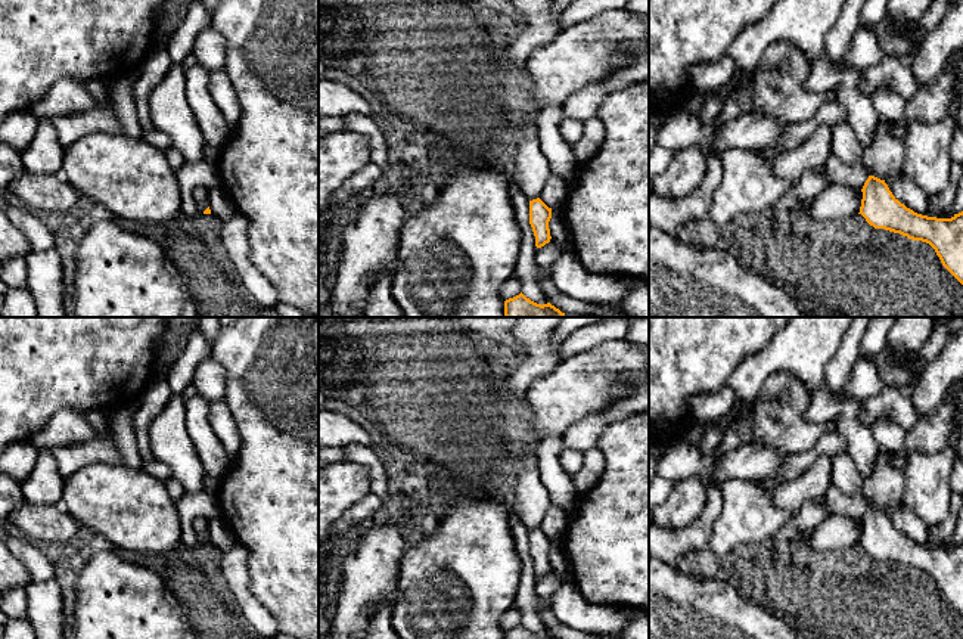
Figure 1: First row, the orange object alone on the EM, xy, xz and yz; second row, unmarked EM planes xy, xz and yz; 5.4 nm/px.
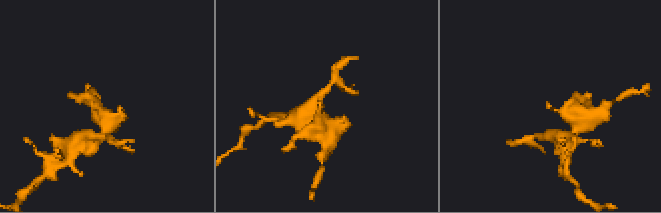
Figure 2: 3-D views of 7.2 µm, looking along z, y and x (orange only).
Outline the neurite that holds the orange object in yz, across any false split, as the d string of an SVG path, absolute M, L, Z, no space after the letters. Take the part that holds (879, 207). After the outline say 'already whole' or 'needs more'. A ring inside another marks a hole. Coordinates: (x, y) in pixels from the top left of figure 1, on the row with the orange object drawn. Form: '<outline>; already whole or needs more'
M869 176L861 192L858 214L870 226L929 243L942 266L963 285L963 211L951 218L917 214L892 195L885 180L875 176Z; already whole

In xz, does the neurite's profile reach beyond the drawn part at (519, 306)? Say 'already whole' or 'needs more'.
already whole

